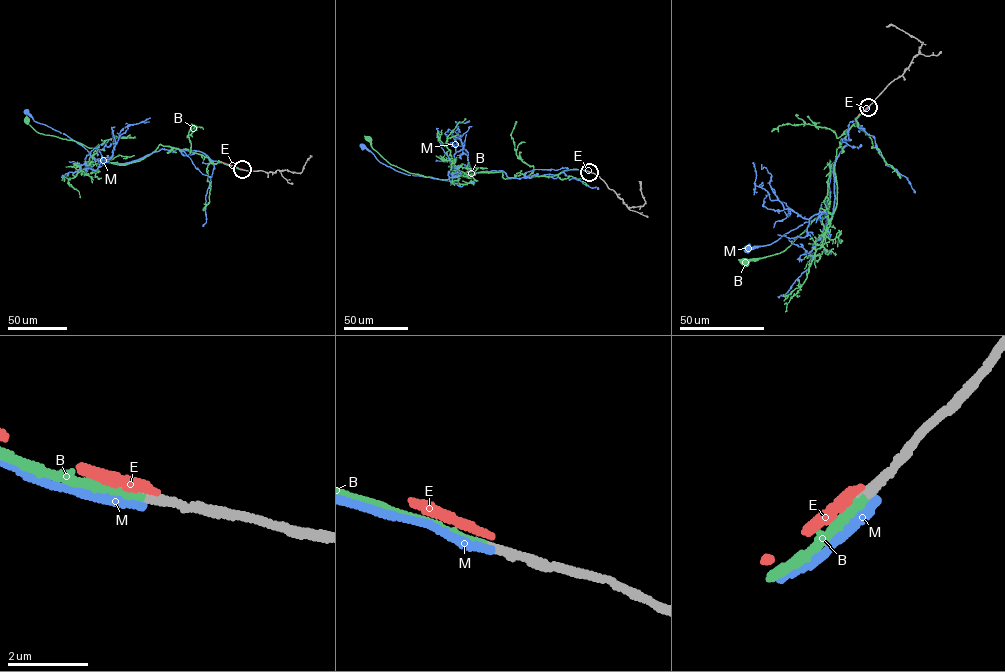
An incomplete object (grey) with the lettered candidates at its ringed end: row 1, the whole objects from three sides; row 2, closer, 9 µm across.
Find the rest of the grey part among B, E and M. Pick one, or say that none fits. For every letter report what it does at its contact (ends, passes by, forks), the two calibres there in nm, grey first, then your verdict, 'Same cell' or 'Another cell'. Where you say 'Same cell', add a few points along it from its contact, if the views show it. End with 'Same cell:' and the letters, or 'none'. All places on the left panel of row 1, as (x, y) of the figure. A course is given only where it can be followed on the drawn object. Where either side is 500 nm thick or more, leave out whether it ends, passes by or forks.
B: It ends there. Thickness 240 nm (grey) against 200 nm. Same cell. Its course: (242, 169), (160, 144), (127, 164), (98, 161), (93, 151), (99, 144), (89, 148), (39, 133), (27, 120)
E: It ends there. Thickness 240 nm (grey) against 240 nm. Another cell
M: It ends there. Thickness 240 nm (grey) against 240 nm. Another cell
Same cell: B

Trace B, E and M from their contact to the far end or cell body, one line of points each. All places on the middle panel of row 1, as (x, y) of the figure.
B: (589, 172), (505, 179), (501, 171), (478, 172), (451, 183), (390, 164), (369, 138)
E: (589, 172), (566, 170)
M: (589, 172), (573, 169), (519, 178), (491, 170), (440, 179), (397, 171), (362, 146)

